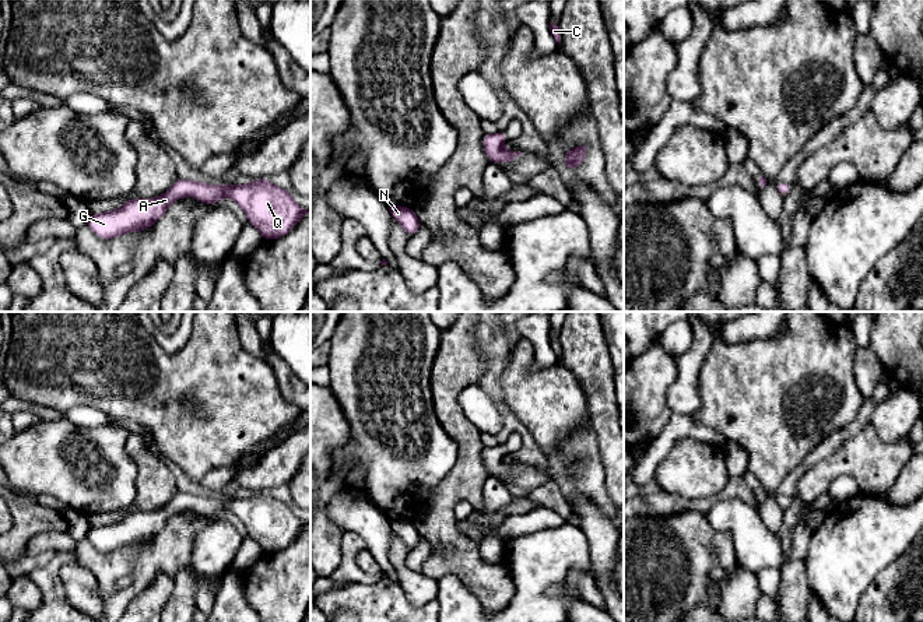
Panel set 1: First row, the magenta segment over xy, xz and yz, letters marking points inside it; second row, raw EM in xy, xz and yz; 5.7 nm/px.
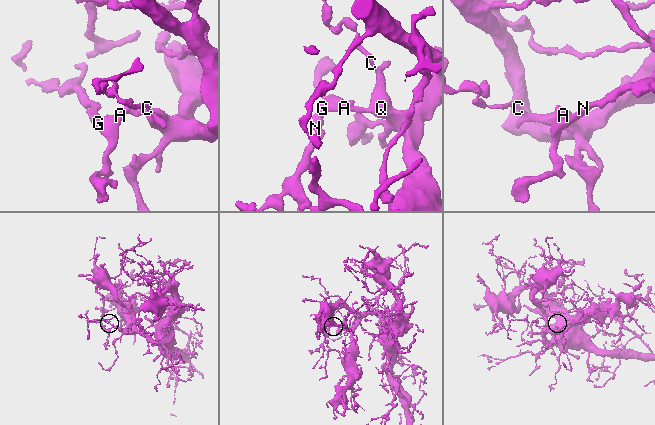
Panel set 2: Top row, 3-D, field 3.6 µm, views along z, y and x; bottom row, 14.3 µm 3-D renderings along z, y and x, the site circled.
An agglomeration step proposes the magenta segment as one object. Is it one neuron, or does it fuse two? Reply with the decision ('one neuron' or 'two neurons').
one neuron

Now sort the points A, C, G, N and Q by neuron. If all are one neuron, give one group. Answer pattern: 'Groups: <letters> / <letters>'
Groups: A C G N Q

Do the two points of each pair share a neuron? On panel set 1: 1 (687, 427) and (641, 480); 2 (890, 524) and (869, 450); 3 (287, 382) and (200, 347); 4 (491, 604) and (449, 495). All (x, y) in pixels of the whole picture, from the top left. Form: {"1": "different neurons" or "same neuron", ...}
{"1": "same neuron", "2": "different neurons", "3": "different neurons", "4": "same neuron"}

